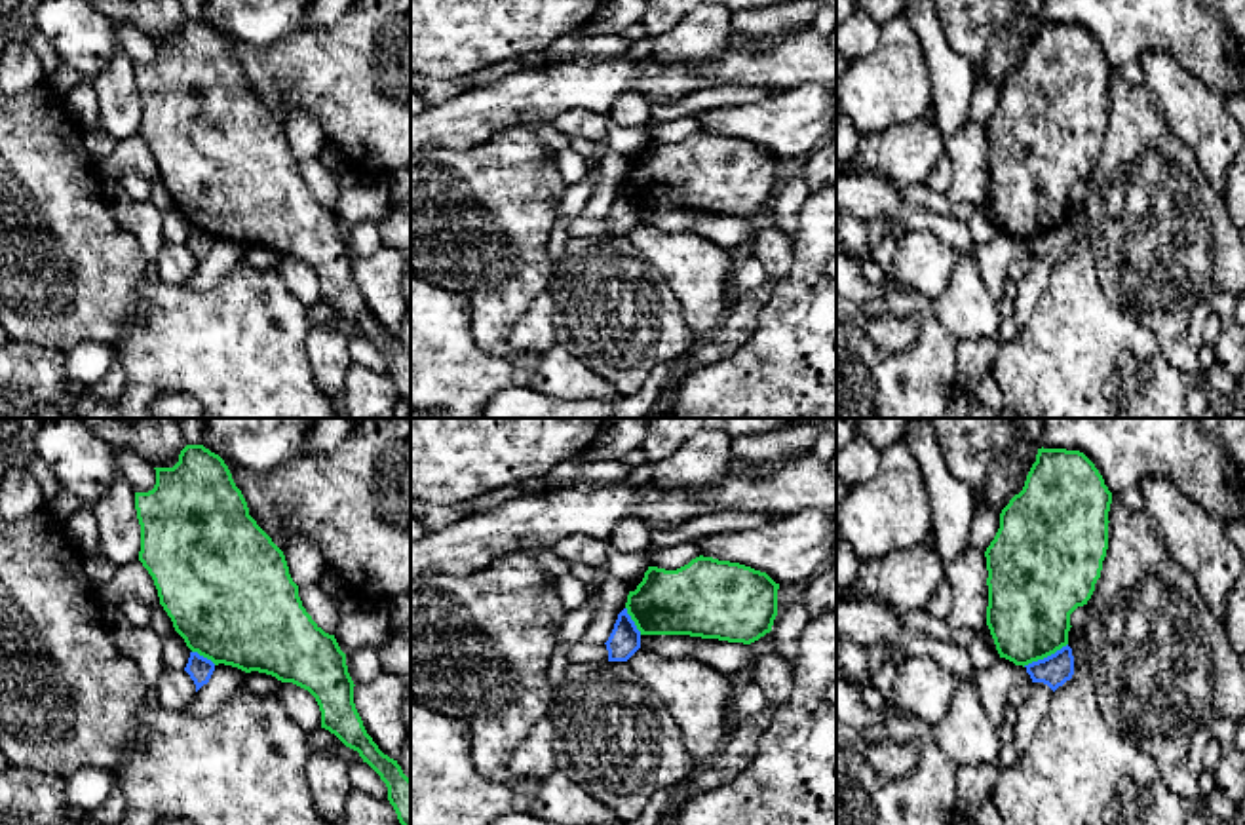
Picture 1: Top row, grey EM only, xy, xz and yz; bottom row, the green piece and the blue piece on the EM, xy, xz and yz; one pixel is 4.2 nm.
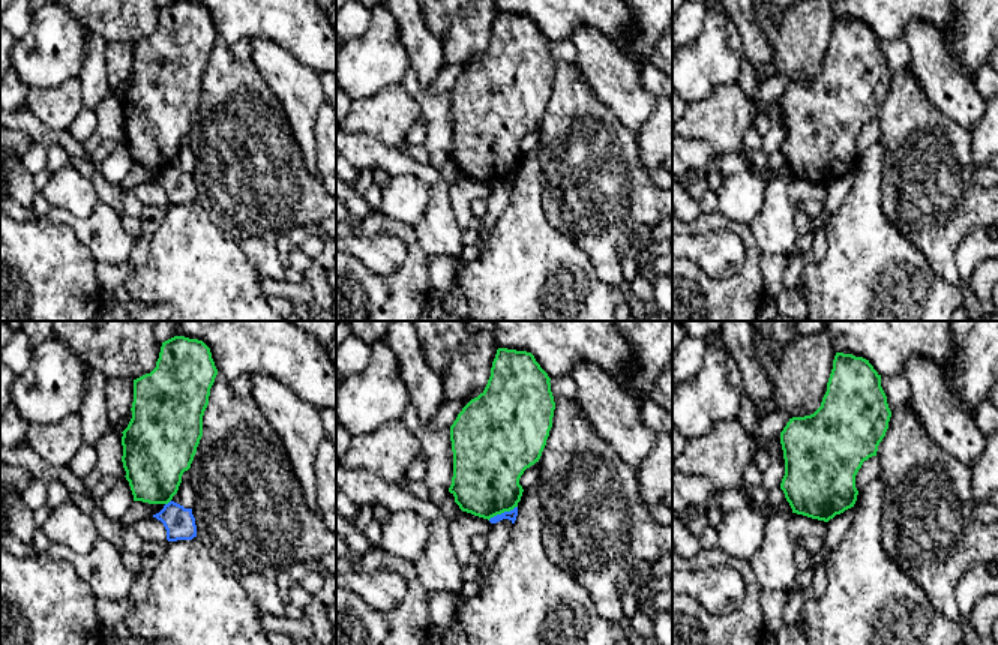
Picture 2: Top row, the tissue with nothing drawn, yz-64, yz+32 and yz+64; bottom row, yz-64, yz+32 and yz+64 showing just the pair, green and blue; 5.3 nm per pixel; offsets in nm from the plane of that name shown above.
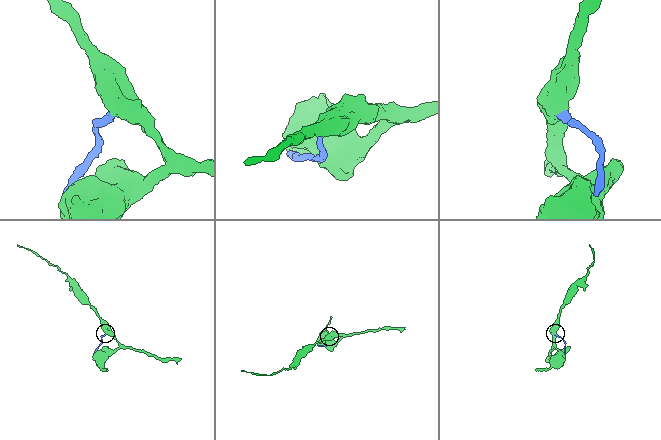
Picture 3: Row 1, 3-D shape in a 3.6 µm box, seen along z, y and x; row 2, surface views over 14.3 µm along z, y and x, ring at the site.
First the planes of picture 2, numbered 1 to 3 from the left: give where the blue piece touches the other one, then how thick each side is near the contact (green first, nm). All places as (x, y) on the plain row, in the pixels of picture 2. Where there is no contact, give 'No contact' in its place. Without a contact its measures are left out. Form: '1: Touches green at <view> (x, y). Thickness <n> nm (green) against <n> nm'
1: Touches green at yz-64 (167, 167). Thickness 340 nm (green) against 160 nm
2: Touches green at yz+32 (502, 176). Thickness 360 nm (green) against 50 nm
3: No contact

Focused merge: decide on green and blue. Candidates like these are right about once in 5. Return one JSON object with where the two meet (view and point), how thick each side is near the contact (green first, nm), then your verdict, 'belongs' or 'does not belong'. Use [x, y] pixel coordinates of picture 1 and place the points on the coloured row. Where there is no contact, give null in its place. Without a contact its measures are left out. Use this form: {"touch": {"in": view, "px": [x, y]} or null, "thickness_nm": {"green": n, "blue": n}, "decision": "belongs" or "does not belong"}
{"touch": {"in": "yz", "px": [1044, 656]}, "thickness_nm": {"green": 360, "blue": 140}, "decision": "does not belong"}

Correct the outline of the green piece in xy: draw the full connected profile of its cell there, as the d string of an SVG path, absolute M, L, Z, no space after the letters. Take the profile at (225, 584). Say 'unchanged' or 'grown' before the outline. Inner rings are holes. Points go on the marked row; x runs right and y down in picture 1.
unchanged; M186 445L173 468L154 468L156 485L148 492L135 492L135 509L141 525L139 561L148 570L158 589L160 604L173 622L175 631L192 652L245 673L259 671L281 682L308 690L321 711L321 728L335 734L346 747L359 753L386 783L388 800L401 825L411 825L411 779L397 760L384 755L367 734L354 703L354 681L348 673L346 654L335 635L325 633L306 612L298 585L289 574L283 551L249 515L247 502L236 487L224 460L203 445Z

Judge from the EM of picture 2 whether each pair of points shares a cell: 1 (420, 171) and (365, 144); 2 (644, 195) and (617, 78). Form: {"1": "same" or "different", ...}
{"1": "same", "2": "different"}

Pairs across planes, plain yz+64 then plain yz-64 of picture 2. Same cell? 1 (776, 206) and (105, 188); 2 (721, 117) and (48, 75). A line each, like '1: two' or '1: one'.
1: two
2: two

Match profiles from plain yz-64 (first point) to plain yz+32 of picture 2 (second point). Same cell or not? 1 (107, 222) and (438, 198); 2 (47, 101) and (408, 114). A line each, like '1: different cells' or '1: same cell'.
1: same cell
2: same cell

